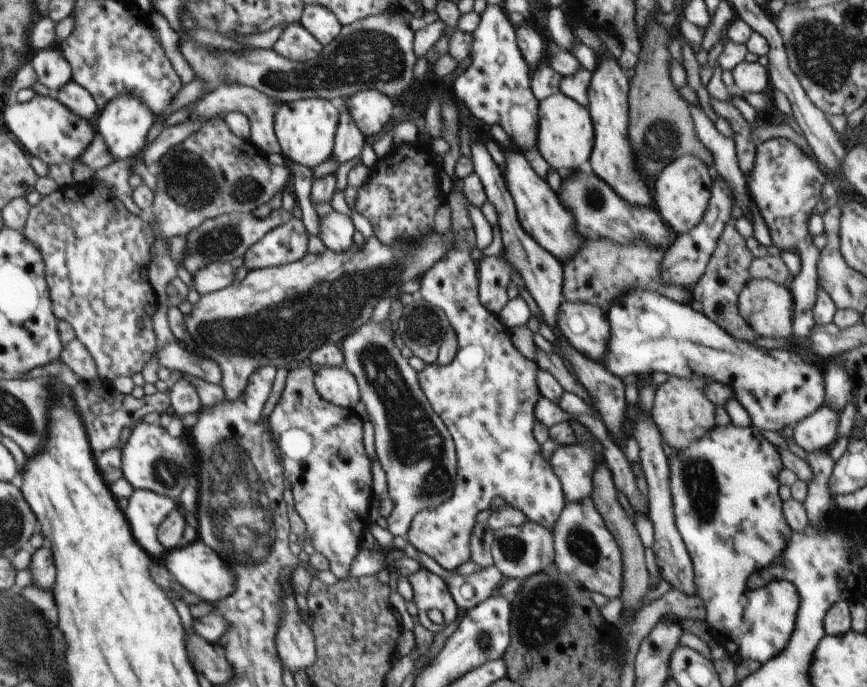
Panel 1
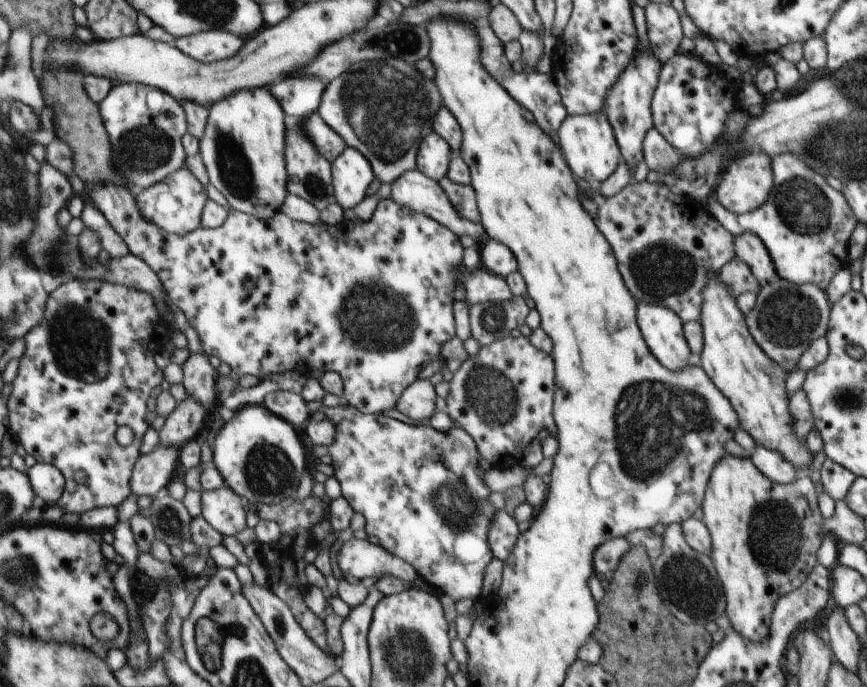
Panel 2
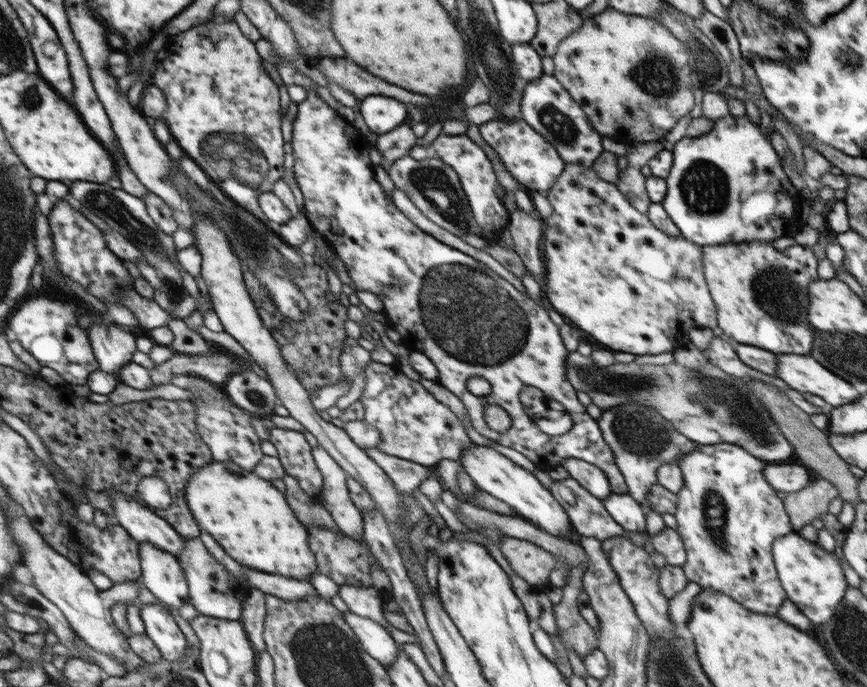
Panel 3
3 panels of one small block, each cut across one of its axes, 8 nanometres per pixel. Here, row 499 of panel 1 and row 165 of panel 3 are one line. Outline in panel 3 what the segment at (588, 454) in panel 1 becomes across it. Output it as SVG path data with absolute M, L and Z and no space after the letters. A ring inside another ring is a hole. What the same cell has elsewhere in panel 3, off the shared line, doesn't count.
M568 163L564 167L556 182L547 193L548 201L553 207L551 216L543 219L548 224L544 234L544 265L546 265L546 296L548 302L556 312L566 316L570 322L574 322L580 330L586 334L592 334L592 338L608 346L610 350L626 352L644 356L644 354L672 353L680 344L682 334L688 334L691 329L713 328L717 326L716 305L711 297L708 285L705 281L702 260L702 247L684 237L669 235L652 224L652 221L632 207L626 196L618 190L615 183L606 182L592 167L584 167L582 163Z

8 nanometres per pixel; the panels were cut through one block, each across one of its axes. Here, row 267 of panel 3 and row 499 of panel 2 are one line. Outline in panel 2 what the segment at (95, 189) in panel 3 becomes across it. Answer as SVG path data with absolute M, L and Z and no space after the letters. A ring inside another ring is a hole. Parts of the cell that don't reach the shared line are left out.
M162 489L155 494L149 508L149 519L150 522L154 524L155 538L162 540L162 542L166 542L169 547L180 547L182 542L191 540L190 522L192 522L192 517L184 504L182 504L182 501L172 498L167 489Z

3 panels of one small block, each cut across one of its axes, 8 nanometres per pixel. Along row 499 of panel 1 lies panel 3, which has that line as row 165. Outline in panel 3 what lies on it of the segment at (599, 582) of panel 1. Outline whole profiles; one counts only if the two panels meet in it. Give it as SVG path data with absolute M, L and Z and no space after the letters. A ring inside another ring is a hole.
M544 73L537 80L527 82L523 89L520 111L521 119L553 145L565 164L582 163L584 167L592 167L594 160L603 151L601 135L591 128L582 108L553 75Z

